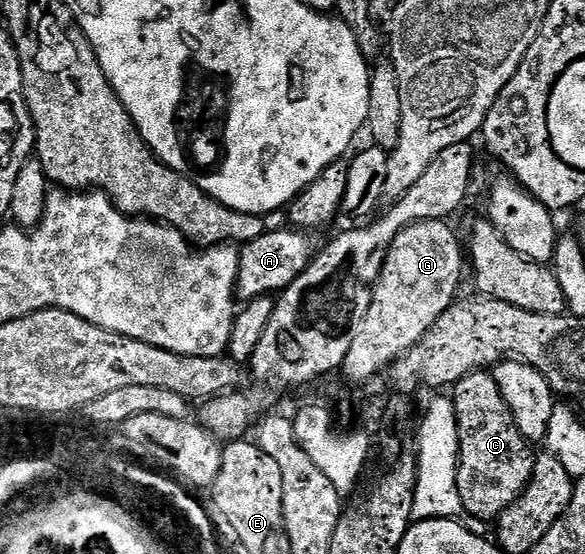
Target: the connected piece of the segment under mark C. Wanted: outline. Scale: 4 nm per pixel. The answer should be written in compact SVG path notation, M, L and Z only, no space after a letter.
M482 370L464 376L452 385L451 399L459 430L457 485L465 507L464 515L495 522L531 482L537 461L534 445L523 438L515 414L511 414L511 406L503 402L499 382L495 382L492 371Z

